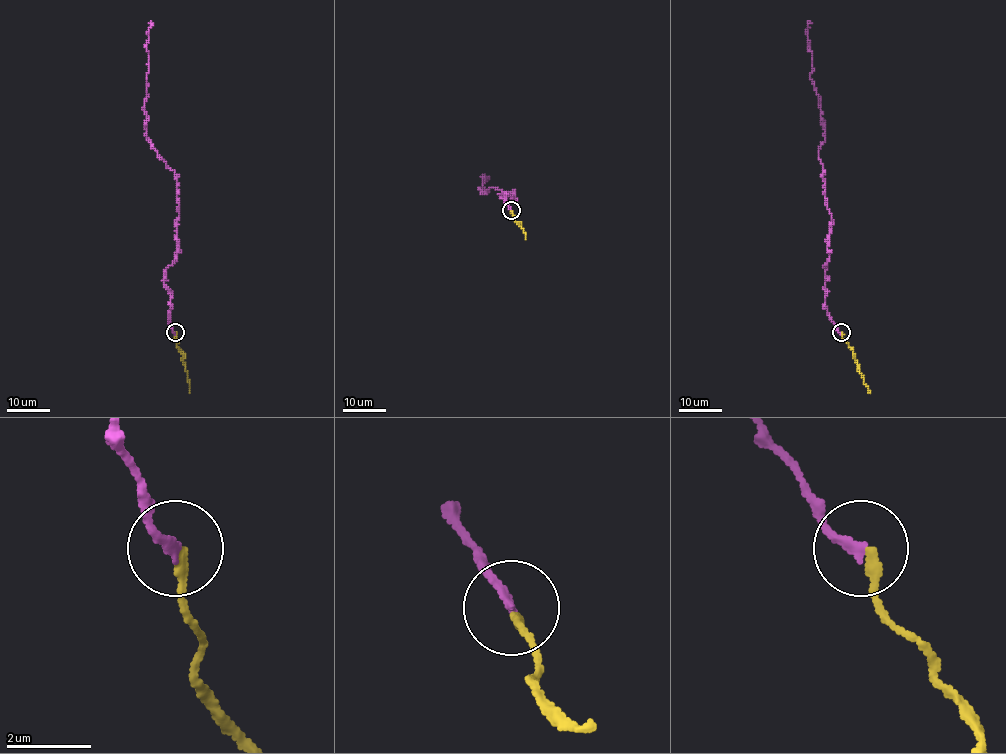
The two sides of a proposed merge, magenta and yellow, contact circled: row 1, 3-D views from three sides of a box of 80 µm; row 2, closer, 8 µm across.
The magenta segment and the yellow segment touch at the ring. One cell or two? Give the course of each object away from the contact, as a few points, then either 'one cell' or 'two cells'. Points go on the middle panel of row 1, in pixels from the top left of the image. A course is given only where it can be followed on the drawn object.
magenta via (511, 210), (499, 194), (513, 201), (513, 193), (495, 187), (482, 193), (484, 176), (485, 181) | yellow via (511, 210), (526, 240) | one cell

